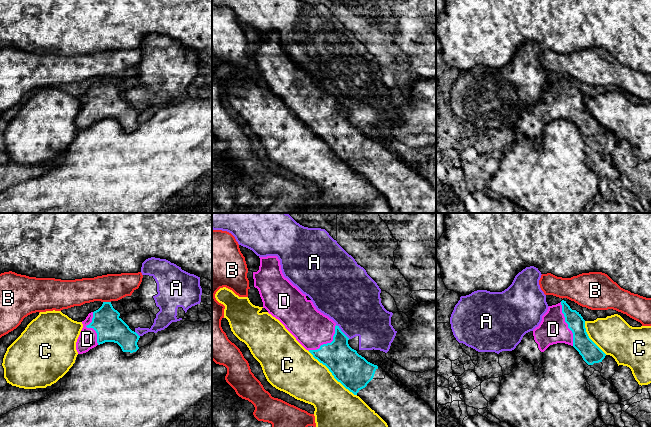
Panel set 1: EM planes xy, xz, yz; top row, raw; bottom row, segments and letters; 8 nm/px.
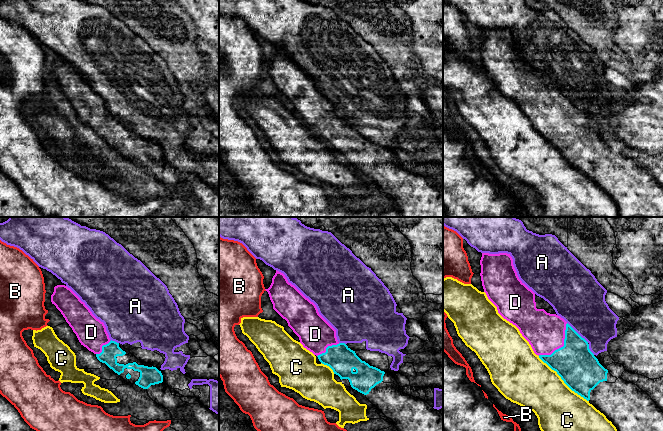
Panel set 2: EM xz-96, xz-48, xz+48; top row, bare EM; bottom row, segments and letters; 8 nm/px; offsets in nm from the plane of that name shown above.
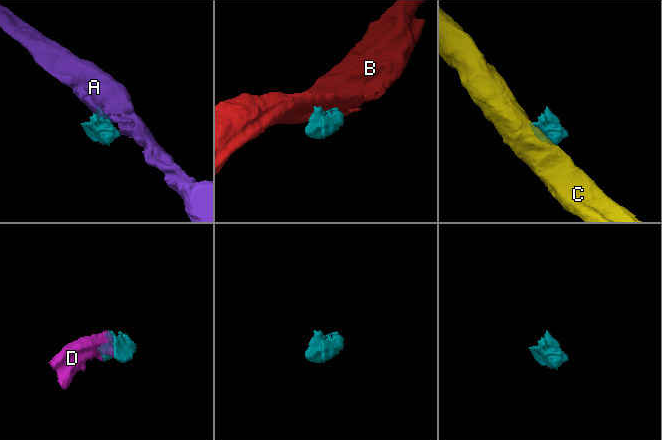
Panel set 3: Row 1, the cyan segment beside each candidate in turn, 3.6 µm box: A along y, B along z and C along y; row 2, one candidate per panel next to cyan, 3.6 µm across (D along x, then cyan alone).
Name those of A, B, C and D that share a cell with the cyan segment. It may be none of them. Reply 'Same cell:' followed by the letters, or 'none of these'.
Same cell: D

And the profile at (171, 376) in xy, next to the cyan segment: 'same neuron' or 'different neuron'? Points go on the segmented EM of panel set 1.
different neuron

